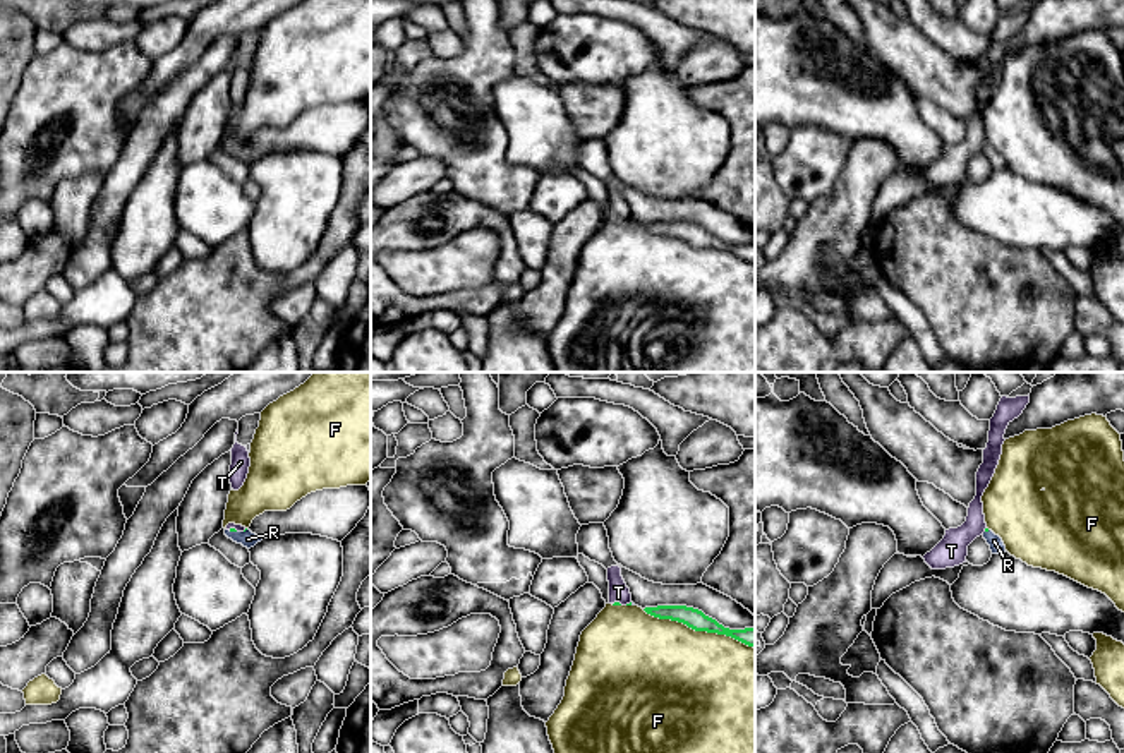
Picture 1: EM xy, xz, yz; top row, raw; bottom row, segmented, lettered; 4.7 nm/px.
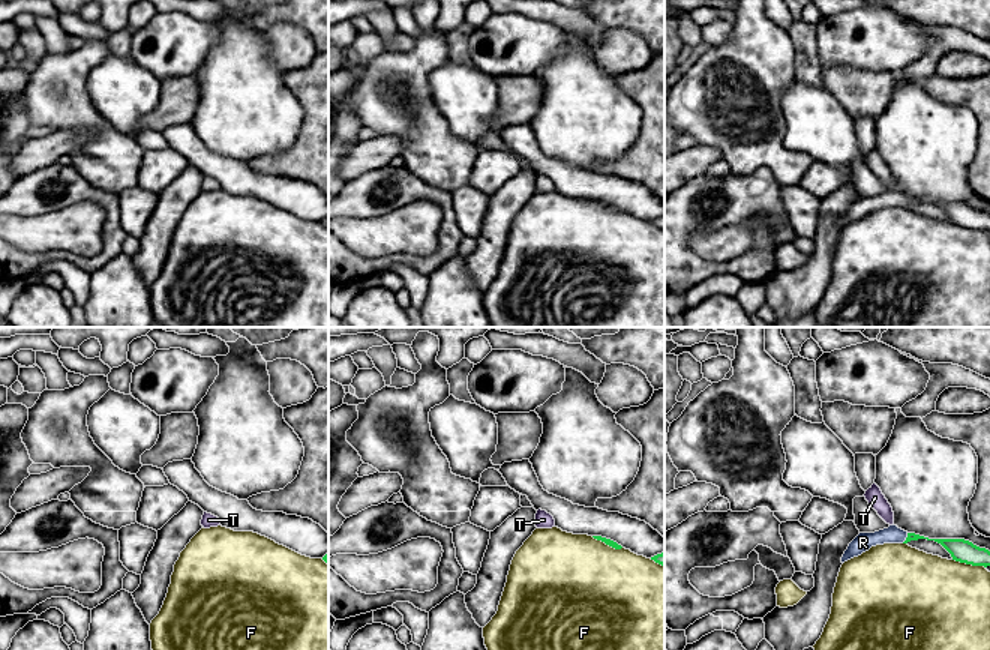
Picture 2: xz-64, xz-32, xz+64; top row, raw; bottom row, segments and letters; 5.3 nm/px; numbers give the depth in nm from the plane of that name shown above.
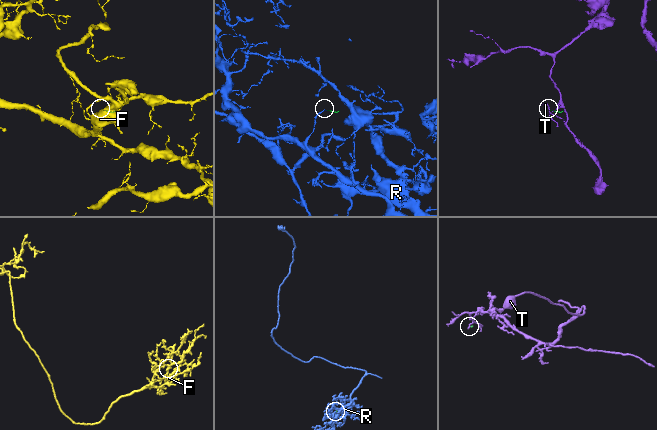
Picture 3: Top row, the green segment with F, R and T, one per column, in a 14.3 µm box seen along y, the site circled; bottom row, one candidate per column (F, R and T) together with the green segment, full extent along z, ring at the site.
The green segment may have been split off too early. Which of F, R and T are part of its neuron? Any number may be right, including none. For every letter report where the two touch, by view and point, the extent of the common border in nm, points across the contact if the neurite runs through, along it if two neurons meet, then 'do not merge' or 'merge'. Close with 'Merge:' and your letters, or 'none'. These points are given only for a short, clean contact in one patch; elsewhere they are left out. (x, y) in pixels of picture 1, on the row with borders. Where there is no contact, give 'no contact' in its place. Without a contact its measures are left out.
F: xz (699, 630) | 550 nm | do not merge
R: xy (232, 530) | 40 nm | across xy (230, 529), (232, 530), (239, 537), (247, 539) | merge
T: xz (618, 602) | 50 nm | along xz (613, 602), (622, 604) | do not merge
Merge: R

